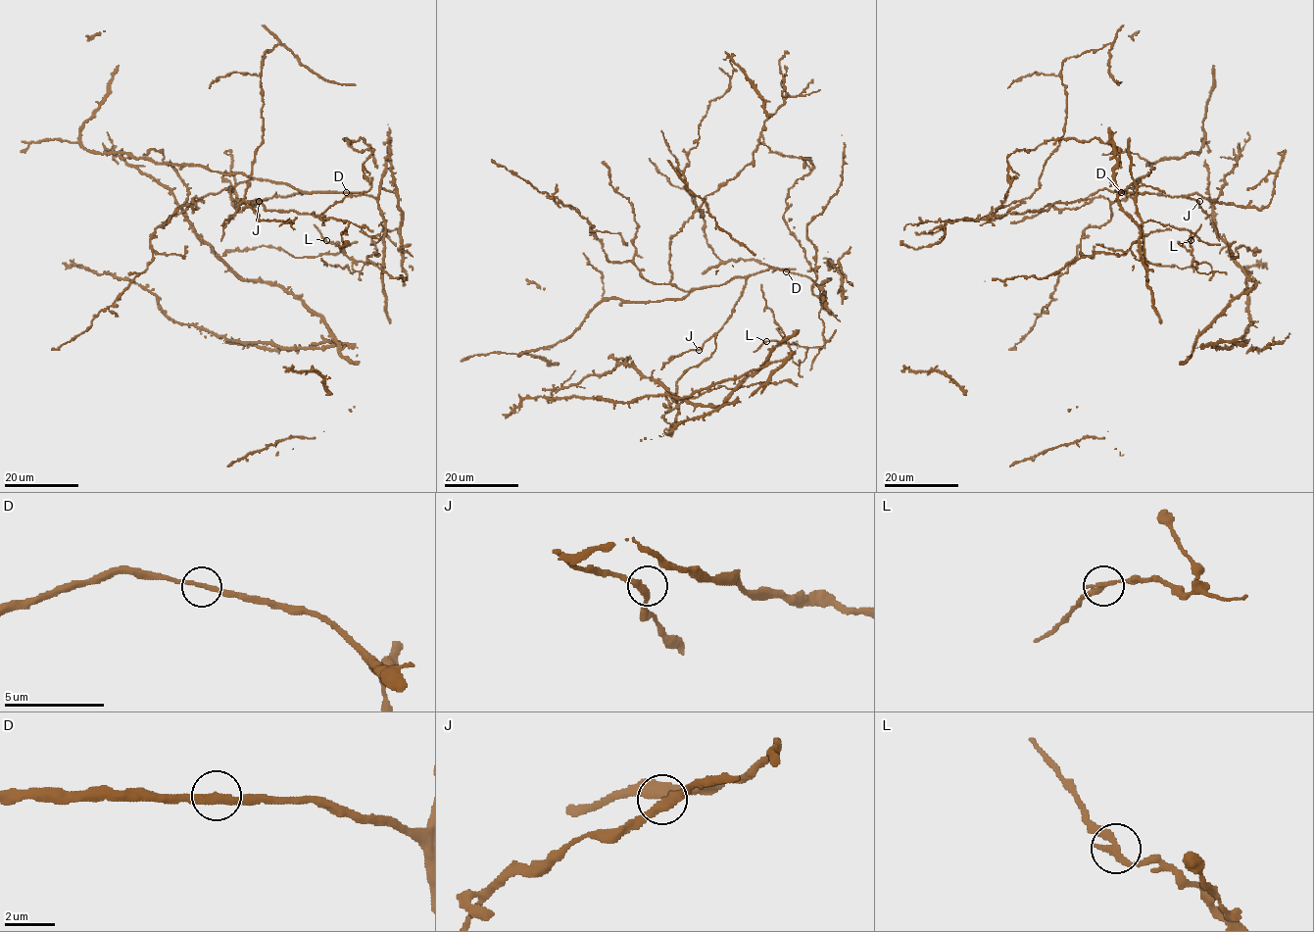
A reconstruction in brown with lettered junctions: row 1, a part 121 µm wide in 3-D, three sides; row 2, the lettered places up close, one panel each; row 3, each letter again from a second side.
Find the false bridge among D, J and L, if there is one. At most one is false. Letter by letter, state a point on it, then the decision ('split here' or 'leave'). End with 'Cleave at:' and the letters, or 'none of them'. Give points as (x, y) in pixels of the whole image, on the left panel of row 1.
D: (346, 192) | leave
J: (259, 201) | leave
L: (326, 240) | split here
Cleave at: L

